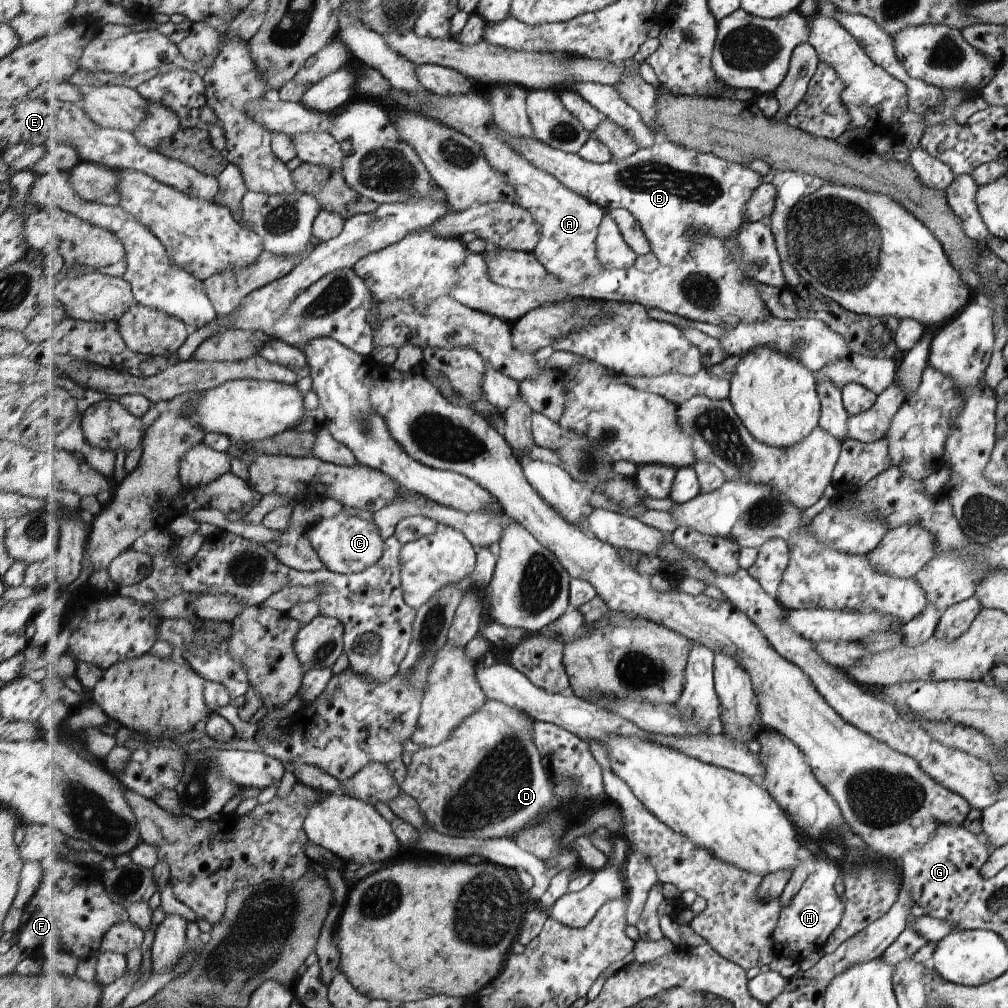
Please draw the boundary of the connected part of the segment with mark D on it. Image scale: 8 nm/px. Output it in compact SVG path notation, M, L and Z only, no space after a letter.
M495 699L487 700L482 709L479 709L475 714L469 715L464 720L464 723L452 732L449 740L436 747L420 749L412 755L413 759L409 768L407 768L407 776L401 789L418 800L420 809L427 815L431 828L435 828L447 836L479 837L480 839L483 838L483 840L497 839L497 836L499 838L507 837L508 839L518 837L519 832L523 832L523 829L527 828L527 825L530 825L540 813L548 809L551 812L551 808L555 808L559 804L559 800L554 796L553 780L546 771L546 766L542 763L542 754L534 741L534 722L534 719L517 707L512 707L503 701L496 701Z

